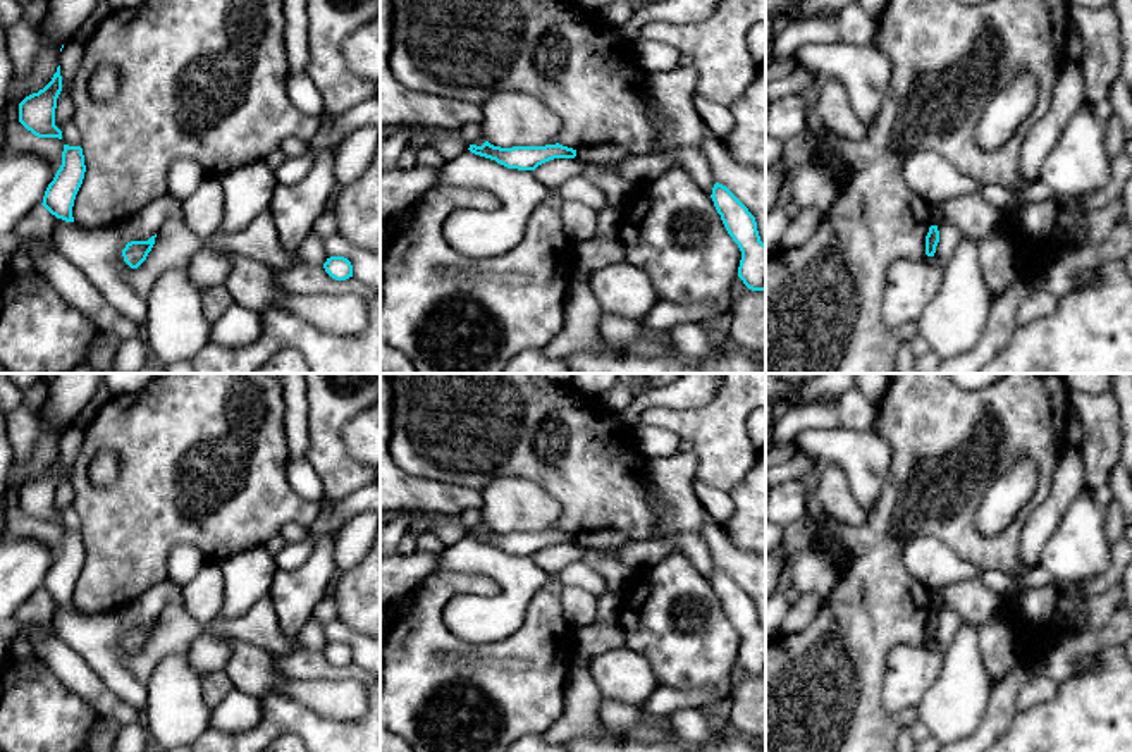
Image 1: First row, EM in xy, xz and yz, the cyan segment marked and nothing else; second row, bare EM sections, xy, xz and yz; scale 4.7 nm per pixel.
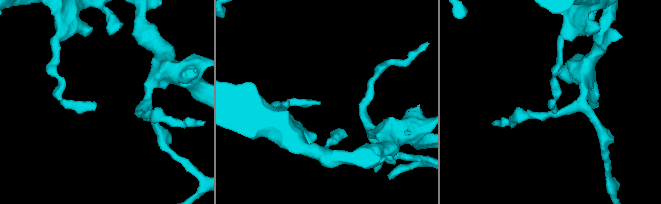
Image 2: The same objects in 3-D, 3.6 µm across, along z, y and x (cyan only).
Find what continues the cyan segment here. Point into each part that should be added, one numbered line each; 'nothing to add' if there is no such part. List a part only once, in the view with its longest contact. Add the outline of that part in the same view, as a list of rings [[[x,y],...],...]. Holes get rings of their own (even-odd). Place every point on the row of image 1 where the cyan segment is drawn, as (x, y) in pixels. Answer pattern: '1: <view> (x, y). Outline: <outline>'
nothing to add

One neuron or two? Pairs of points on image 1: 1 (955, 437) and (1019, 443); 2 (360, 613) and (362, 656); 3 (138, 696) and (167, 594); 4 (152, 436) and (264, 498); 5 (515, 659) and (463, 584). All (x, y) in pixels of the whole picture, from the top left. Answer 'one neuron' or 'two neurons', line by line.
1: one neuron
2: two neurons
3: one neuron
4: one neuron
5: one neuron

